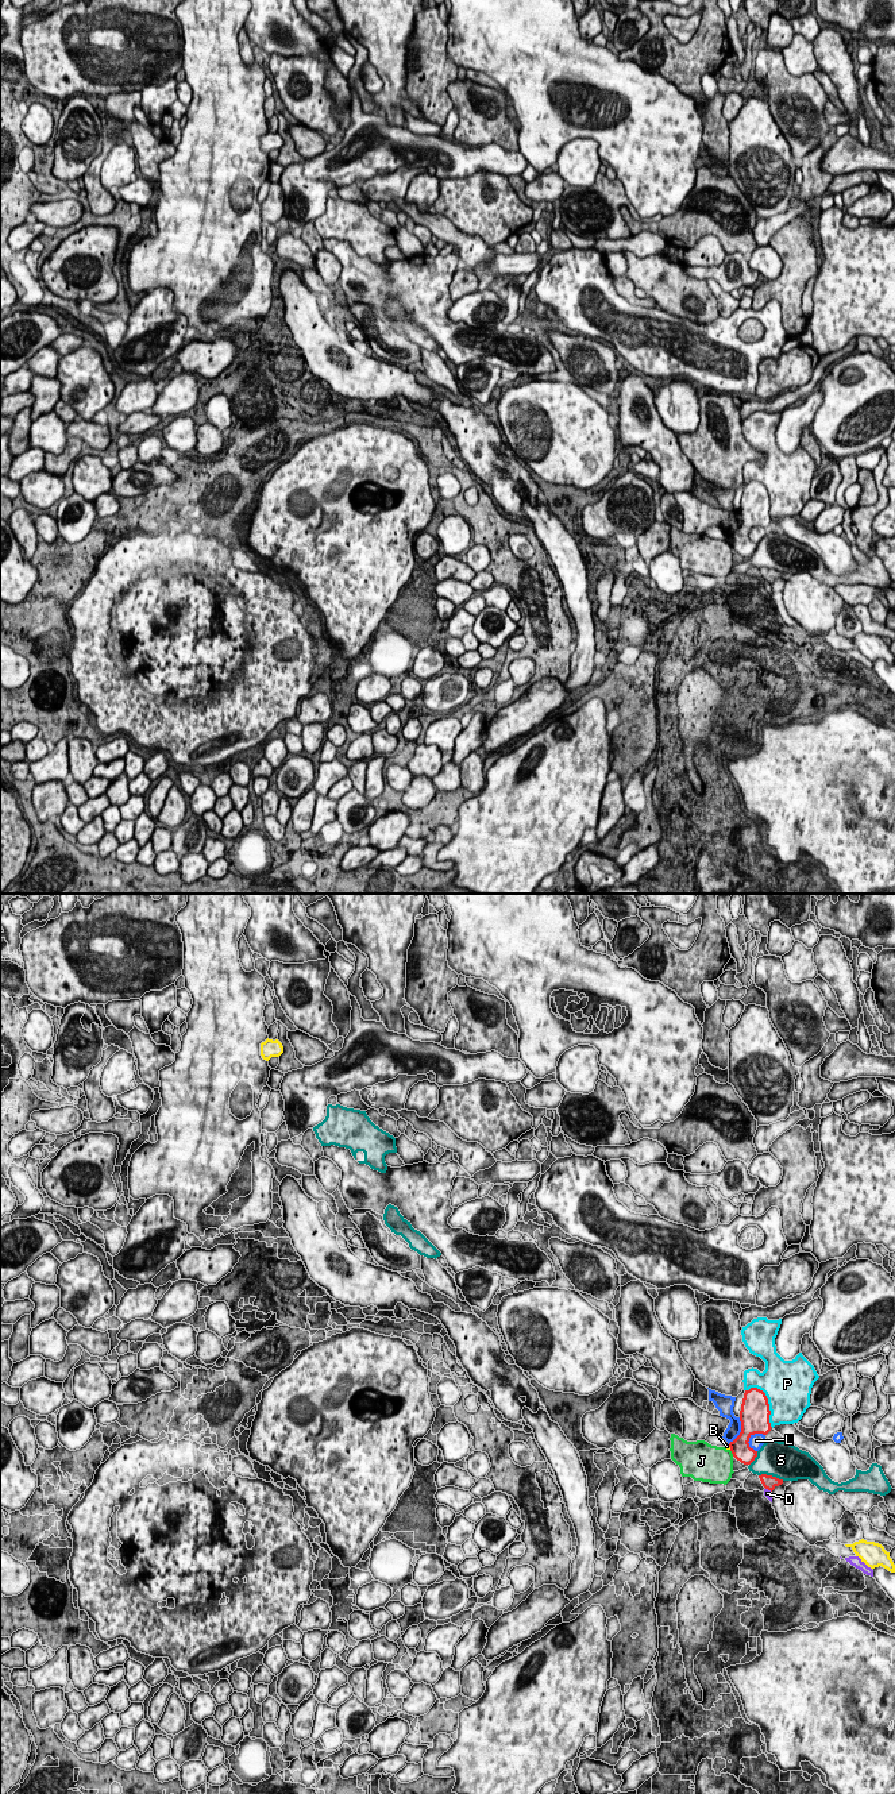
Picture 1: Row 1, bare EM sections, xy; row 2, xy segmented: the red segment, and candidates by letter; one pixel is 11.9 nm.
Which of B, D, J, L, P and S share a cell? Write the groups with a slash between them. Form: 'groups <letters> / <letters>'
groups B / D / J / L / P / S

